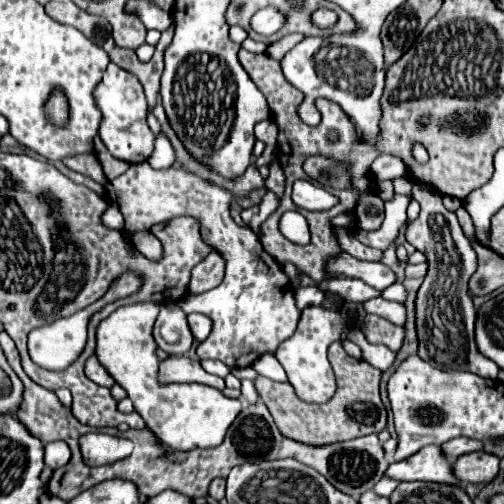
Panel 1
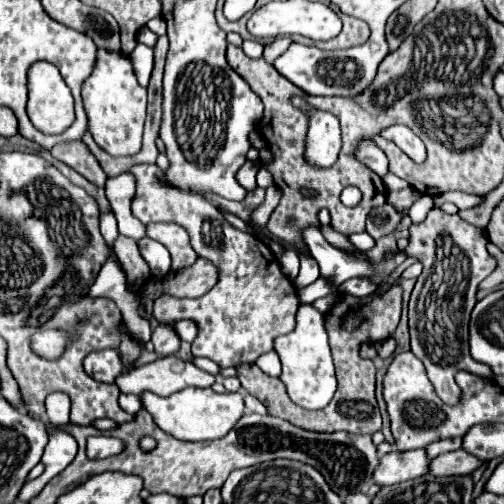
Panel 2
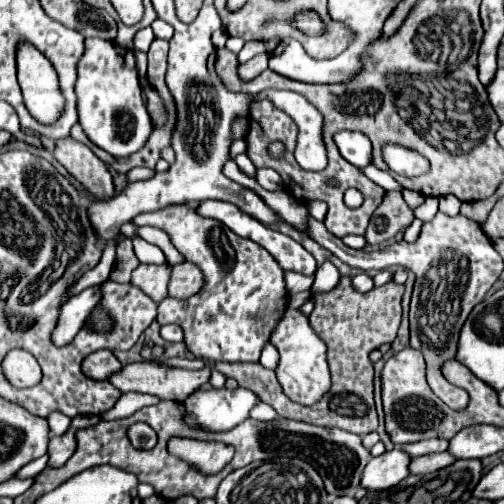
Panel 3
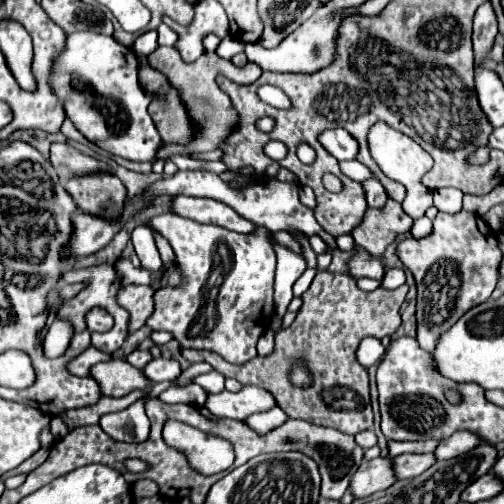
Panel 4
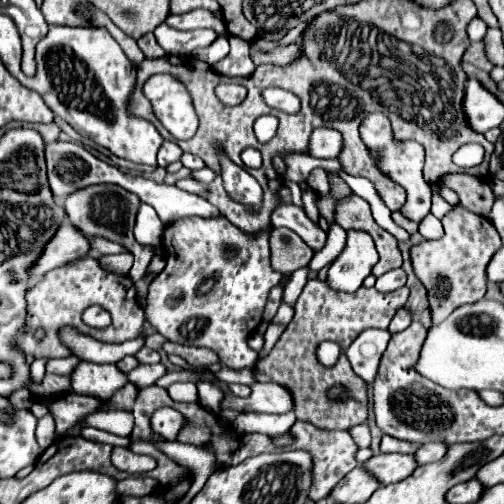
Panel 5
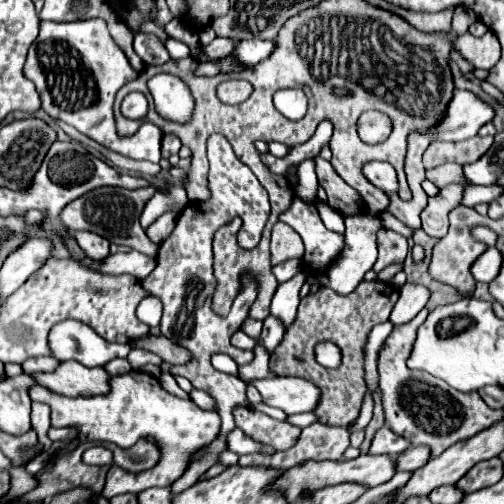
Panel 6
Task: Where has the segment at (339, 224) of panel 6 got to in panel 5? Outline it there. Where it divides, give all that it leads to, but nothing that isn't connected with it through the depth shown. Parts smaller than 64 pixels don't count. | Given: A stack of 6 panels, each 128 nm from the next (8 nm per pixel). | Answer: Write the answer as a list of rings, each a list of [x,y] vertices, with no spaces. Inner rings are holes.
[[[332,224],[328,228],[328,242],[320,252],[314,254],[314,258],[310,262],[310,270],[320,270],[326,264],[330,264],[342,252],[344,244],[346,244],[346,230],[340,228],[338,224]]]

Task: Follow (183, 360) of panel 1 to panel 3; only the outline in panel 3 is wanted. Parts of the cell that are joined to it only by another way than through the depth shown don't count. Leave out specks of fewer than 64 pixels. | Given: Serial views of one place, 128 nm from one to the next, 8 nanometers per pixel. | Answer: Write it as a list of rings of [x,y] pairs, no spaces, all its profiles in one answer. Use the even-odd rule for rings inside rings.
[[[136,362],[124,366],[116,376],[110,376],[110,382],[120,390],[120,392],[142,392],[142,394],[152,394],[158,396],[160,400],[174,400],[182,402],[188,394],[198,390],[200,386],[208,384],[210,380],[210,368],[202,370],[186,370],[186,368],[170,368],[164,362]]]

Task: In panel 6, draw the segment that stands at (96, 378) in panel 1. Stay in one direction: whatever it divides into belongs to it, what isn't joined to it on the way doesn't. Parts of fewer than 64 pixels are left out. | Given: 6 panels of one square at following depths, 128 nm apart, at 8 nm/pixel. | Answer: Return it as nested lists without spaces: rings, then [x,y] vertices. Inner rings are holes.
[[[30,358],[24,362],[26,372],[54,372],[58,368],[58,360],[54,358]]]

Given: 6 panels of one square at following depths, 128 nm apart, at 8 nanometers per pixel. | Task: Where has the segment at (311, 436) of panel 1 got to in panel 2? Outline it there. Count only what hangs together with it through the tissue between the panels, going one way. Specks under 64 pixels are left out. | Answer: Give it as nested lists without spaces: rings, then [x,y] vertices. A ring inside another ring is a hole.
[[[394,284],[388,292],[378,292],[362,298],[362,306],[358,308],[346,308],[346,298],[340,300],[328,314],[326,314],[326,328],[330,336],[332,346],[332,358],[336,366],[336,378],[338,378],[338,390],[332,398],[332,402],[322,410],[304,410],[296,406],[290,398],[284,398],[284,384],[278,378],[270,378],[256,364],[242,364],[238,366],[238,380],[242,382],[242,388],[256,396],[272,416],[278,416],[302,430],[310,432],[354,432],[354,434],[374,434],[382,428],[380,410],[376,404],[374,388],[376,388],[376,366],[372,360],[362,360],[358,356],[358,348],[362,342],[378,342],[388,336],[398,326],[402,310],[402,288]],[[342,318],[342,326],[332,326],[332,322],[338,322]]]

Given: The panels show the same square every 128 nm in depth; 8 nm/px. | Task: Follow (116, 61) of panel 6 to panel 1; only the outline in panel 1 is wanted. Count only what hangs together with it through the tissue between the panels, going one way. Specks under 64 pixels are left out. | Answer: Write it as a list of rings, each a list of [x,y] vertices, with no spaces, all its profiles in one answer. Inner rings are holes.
[[[110,62],[102,82],[94,90],[94,98],[104,116],[100,124],[100,138],[110,150],[110,154],[128,164],[146,162],[154,152],[154,134],[148,128],[148,105],[140,80],[134,74]]]

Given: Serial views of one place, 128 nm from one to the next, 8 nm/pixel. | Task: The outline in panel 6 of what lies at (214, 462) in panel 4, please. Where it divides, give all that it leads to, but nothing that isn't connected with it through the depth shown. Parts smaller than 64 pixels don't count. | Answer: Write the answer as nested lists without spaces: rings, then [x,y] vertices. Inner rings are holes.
[[[132,370],[124,376],[114,376],[110,382],[110,394],[104,396],[92,396],[92,398],[68,398],[62,394],[56,394],[44,386],[36,386],[30,392],[30,398],[36,402],[44,402],[50,406],[50,426],[52,428],[64,428],[64,426],[76,426],[78,438],[72,442],[54,442],[52,452],[64,452],[72,450],[76,444],[86,441],[108,441],[115,443],[122,450],[130,450],[138,438],[154,438],[160,444],[160,464],[156,468],[130,474],[124,470],[108,472],[106,484],[102,490],[104,498],[114,498],[118,494],[138,494],[142,490],[154,488],[154,486],[170,486],[174,480],[182,476],[182,472],[188,466],[188,458],[198,452],[200,448],[208,446],[220,432],[220,416],[216,412],[200,410],[192,400],[180,400],[160,388],[160,382],[148,374],[142,374],[138,370]]]

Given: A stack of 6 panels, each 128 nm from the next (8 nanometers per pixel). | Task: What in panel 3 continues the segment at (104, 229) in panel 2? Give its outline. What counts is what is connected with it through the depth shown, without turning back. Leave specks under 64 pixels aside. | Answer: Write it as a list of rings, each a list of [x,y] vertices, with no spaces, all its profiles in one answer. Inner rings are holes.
[[[102,284],[90,286],[90,288],[82,290],[80,294],[72,296],[72,300],[68,300],[62,306],[60,324],[56,326],[52,342],[54,344],[68,344],[68,340],[74,338],[76,332],[82,328],[82,324],[86,322],[92,308],[100,302],[100,298],[102,298]]]

